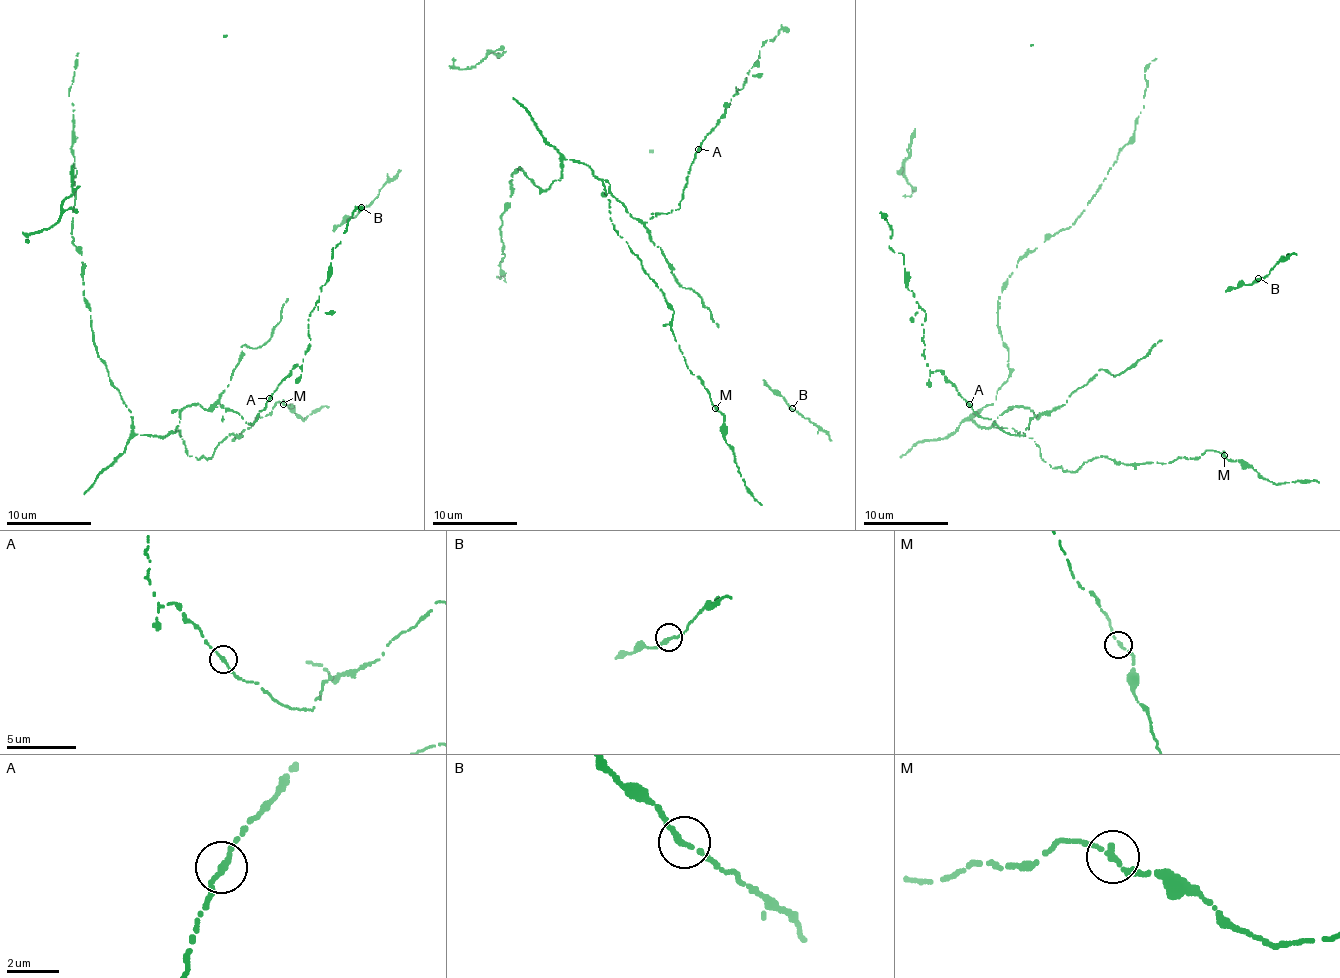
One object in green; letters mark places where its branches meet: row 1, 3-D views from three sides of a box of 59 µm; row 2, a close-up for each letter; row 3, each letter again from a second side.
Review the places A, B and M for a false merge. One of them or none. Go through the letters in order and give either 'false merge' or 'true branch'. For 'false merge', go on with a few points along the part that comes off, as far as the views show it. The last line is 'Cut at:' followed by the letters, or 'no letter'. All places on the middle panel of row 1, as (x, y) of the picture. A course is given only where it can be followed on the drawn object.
A: true branch
B: true branch
M: true branch
Cut at: no letter

